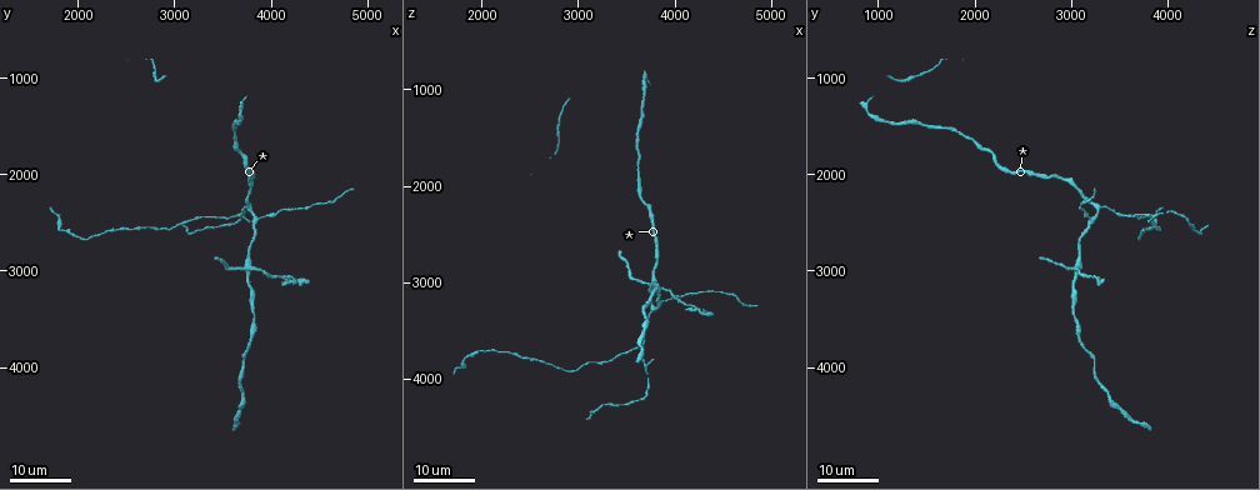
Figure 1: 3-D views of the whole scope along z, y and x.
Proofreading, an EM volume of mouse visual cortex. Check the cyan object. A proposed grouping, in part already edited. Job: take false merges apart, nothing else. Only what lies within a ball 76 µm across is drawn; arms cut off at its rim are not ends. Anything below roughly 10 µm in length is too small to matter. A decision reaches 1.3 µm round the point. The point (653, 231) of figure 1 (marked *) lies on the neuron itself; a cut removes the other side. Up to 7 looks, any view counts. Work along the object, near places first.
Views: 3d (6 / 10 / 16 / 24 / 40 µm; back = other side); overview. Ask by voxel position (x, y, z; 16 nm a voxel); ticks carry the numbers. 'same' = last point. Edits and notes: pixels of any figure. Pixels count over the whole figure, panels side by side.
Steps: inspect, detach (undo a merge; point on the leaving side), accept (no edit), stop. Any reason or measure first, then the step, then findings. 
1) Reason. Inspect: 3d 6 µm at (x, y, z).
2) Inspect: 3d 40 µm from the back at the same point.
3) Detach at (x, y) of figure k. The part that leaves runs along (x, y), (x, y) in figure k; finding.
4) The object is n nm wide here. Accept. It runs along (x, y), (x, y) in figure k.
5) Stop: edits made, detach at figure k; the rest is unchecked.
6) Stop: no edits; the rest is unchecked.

Inspect: 3d 16 µm at (3600, 2420, 3700).

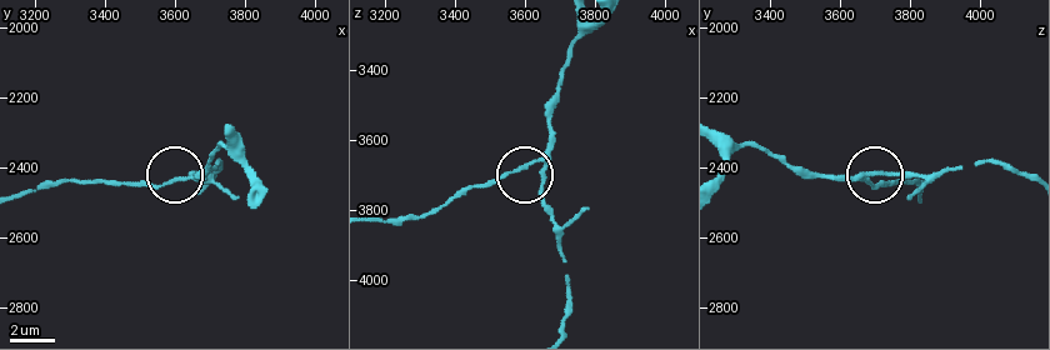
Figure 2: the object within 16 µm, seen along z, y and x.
Zoom in. Inspect: 3d 6 µm at (3630, 2430, 3670).

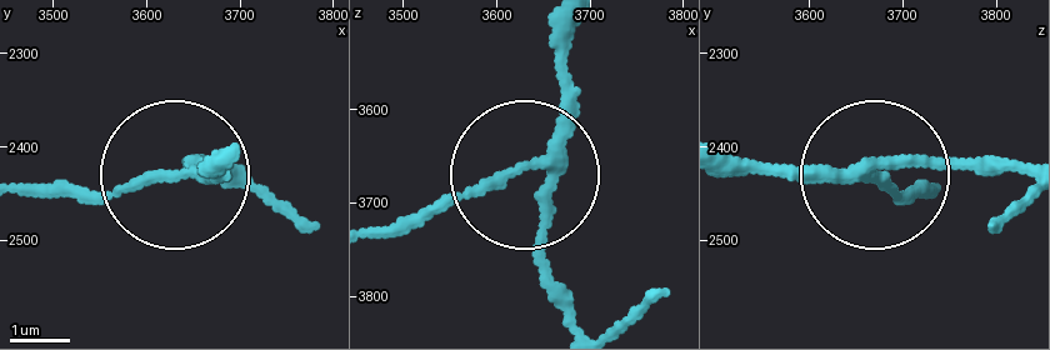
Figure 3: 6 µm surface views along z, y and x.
3 arms meet here. Accept. It runs along (728, 151), (861, 176), (1006, 161) in figure 3; continuous, no second neuron.

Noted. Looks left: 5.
A fork. Inspect: 3d 16 µm at (3860, 2480, 3200).

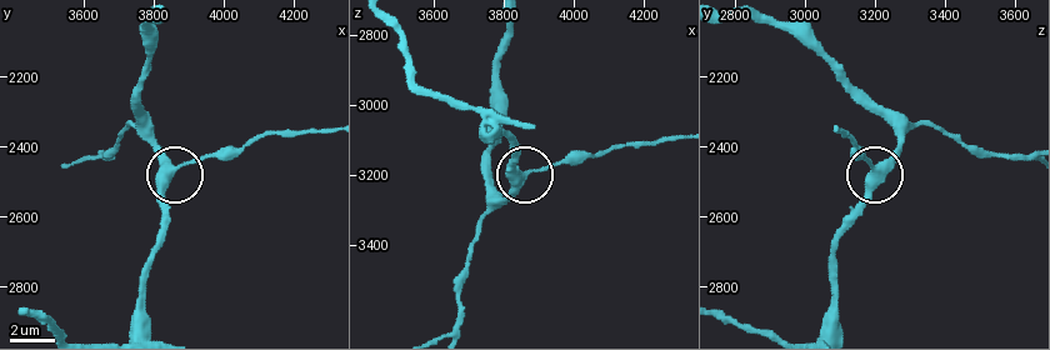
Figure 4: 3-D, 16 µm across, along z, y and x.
Inspect: 3d 6 µm at (3860, 2470, 3200).

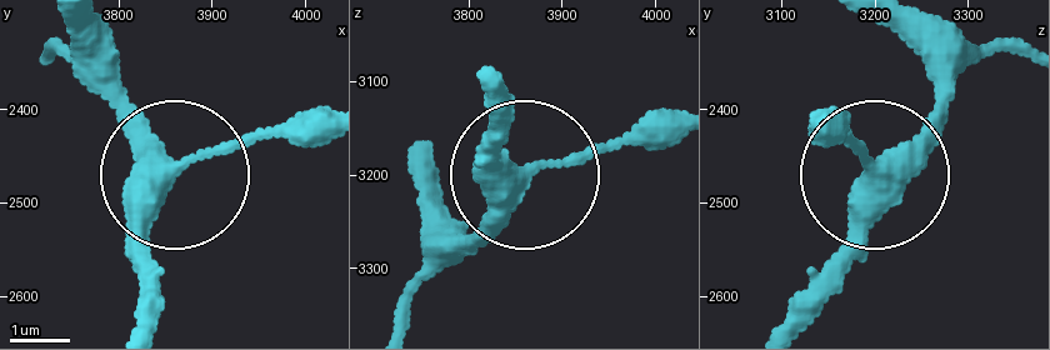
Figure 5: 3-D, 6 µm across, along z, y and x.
Accept. It runs along (428, 183), (478, 236), (533, 173), (646, 128) in figure 5; all the same neuron.

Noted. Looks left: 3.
Three arms meet. Inspect: 3d 24 µm at (1880, 2580, 3760).

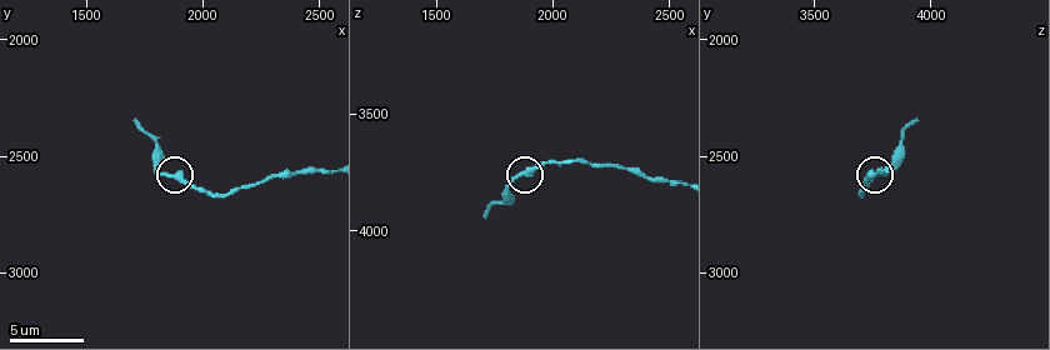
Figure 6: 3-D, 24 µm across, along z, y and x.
Zoom in. Inspect: 3d 6 µm at (1850, 2570, 3780).

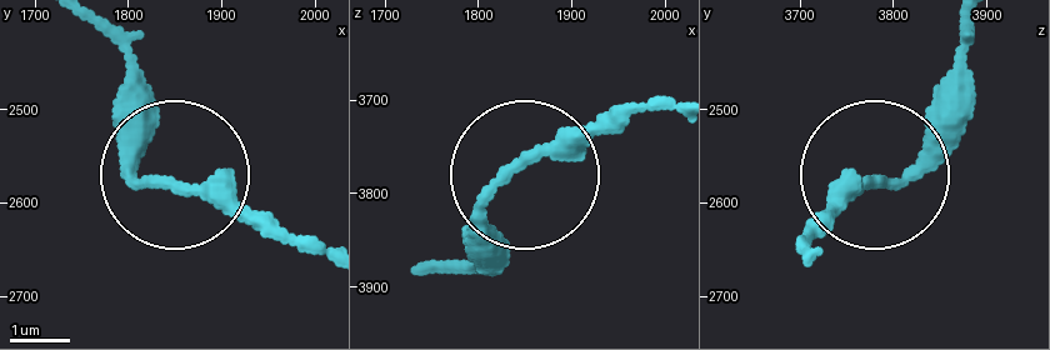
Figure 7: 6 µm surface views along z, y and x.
The object is 210 nm wide here. Accept. It runs along (675, 104), (526, 164), (486, 208), (481, 263) in figure 7; one neuron here.

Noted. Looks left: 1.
Stop: no edits; the rest is unchecked.

